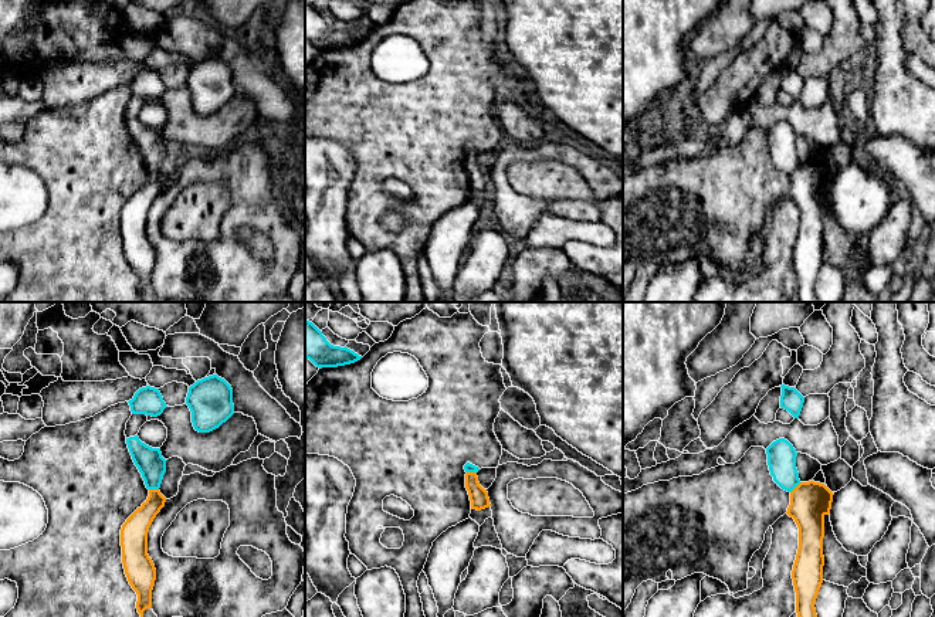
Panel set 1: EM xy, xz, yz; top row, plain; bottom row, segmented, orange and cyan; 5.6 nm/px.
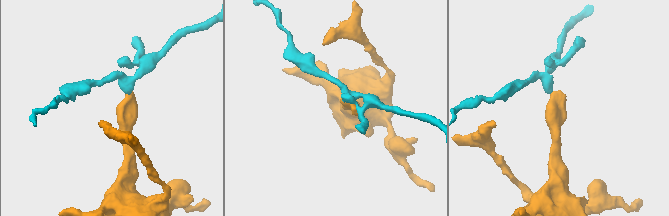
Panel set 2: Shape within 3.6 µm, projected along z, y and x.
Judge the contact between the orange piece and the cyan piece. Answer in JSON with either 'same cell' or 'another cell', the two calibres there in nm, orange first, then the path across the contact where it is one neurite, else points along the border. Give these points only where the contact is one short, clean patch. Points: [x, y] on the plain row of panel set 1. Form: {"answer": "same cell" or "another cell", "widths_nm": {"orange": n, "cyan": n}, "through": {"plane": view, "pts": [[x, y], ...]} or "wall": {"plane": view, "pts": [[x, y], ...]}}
{"answer": "another cell", "widths_nm": {"orange": 220, "cyan": 160}, "wall": {"plane": "yz", "pts": [[800, 165], [790, 175]]}}

